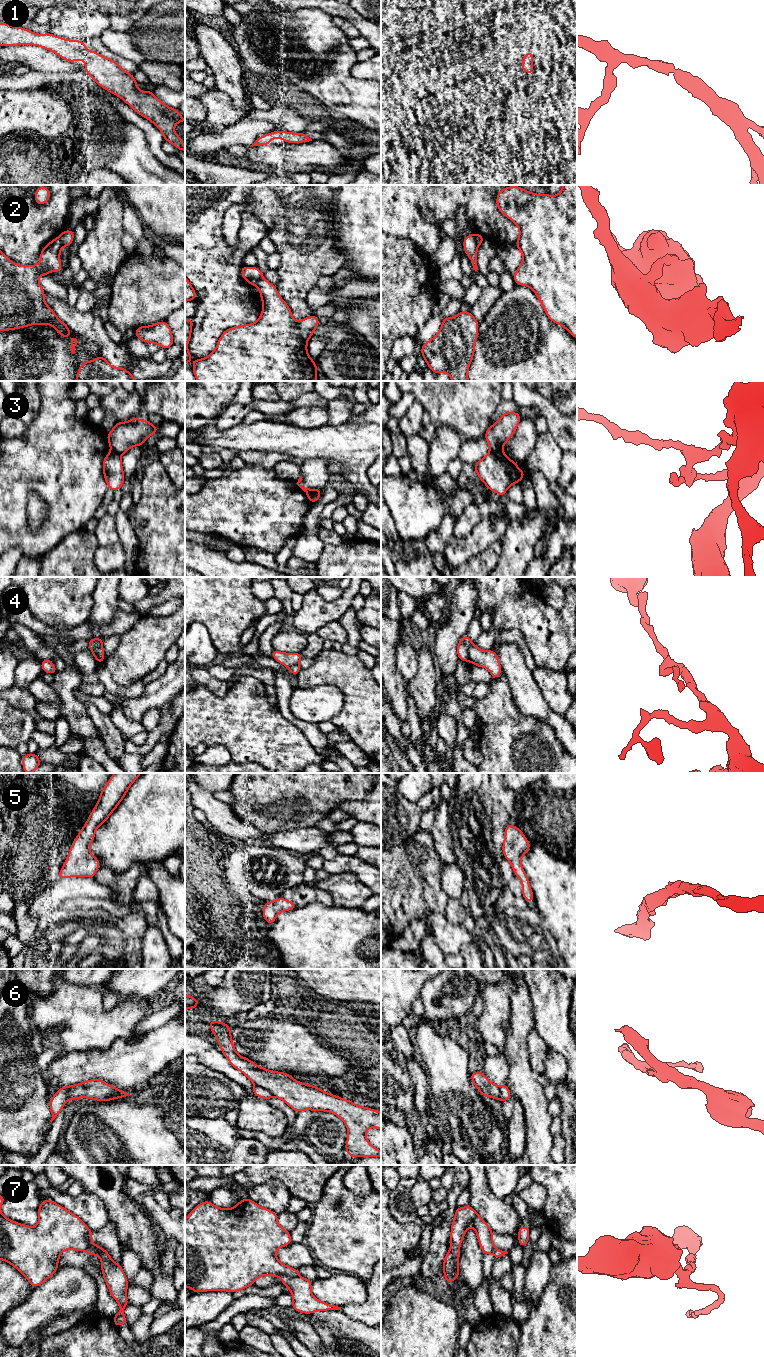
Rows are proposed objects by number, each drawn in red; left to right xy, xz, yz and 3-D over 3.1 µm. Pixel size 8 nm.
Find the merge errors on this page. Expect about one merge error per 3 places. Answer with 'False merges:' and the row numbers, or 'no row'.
False merges: 2, 3, 4, 6, 7

